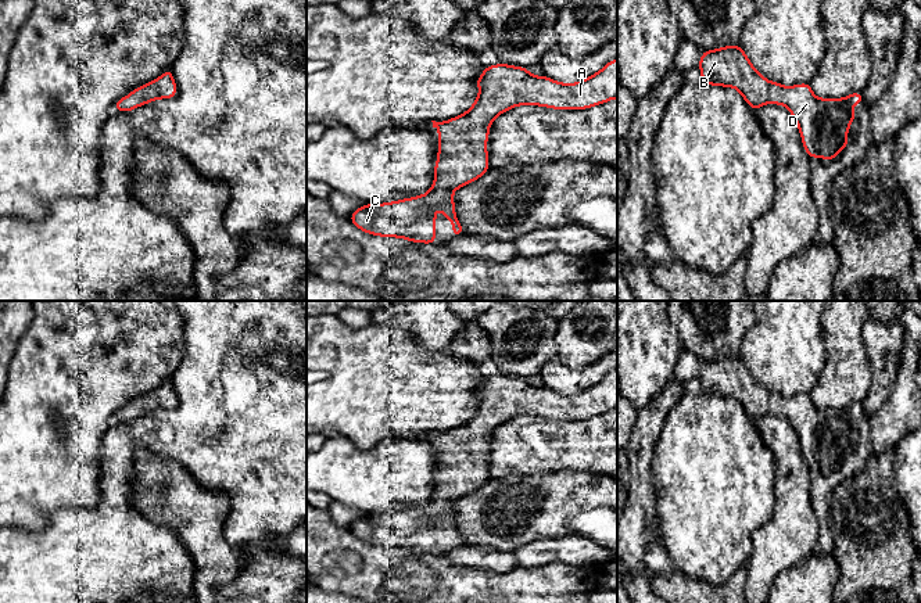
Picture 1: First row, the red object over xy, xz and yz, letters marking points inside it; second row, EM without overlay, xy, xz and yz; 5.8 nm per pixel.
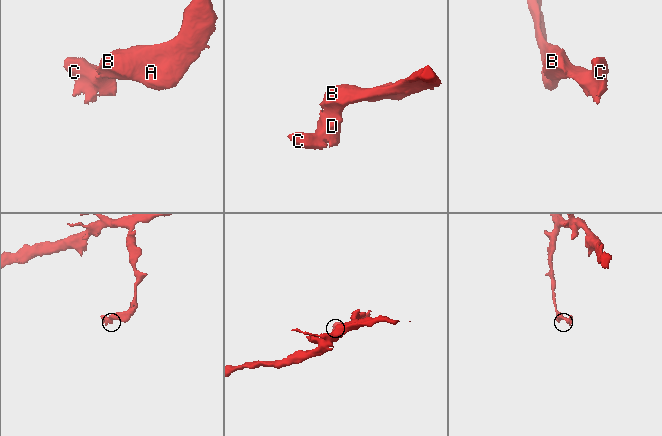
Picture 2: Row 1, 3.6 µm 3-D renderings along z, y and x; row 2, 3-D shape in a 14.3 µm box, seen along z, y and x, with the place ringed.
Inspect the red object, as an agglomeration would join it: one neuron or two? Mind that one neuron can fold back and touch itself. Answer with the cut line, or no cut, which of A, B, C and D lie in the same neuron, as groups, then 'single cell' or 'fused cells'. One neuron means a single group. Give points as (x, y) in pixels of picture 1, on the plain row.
cut none; groups A B C D; single cell

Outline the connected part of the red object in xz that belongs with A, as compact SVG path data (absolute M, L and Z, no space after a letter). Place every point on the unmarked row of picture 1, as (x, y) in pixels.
M610 370L599 383L577 394L559 394L546 387L534 387L524 377L497 374L487 377L476 391L480 403L474 414L463 424L449 431L433 432L438 439L438 469L434 475L433 498L423 506L391 512L386 514L365 514L350 527L362 542L380 548L399 548L413 553L436 554L436 516L452 532L452 546L462 546L463 538L455 525L452 505L488 480L487 449L491 432L505 421L523 414L548 417L553 420L587 420L617 409L617 370Z

